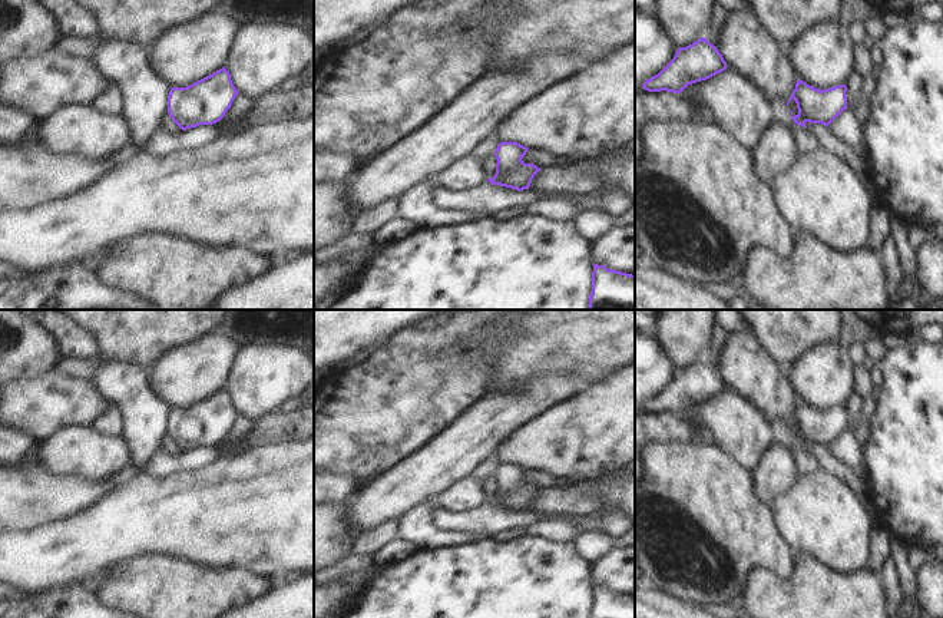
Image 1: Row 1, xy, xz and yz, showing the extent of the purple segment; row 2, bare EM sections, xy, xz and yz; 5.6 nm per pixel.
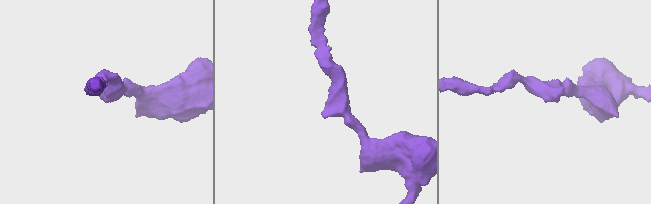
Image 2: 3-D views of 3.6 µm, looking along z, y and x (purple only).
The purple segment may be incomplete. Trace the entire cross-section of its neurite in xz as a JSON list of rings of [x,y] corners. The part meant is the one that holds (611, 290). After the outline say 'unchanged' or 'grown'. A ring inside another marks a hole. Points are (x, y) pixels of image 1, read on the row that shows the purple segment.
[[[593,264],[589,310],[635,310],[635,275]]]; unchanged

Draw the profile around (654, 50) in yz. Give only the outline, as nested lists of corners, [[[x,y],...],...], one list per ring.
[[[635,9],[635,89],[658,75],[676,49],[655,16]]]

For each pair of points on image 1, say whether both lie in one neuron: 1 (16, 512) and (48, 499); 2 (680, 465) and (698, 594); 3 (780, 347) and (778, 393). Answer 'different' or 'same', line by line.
1: same
2: same
3: different

